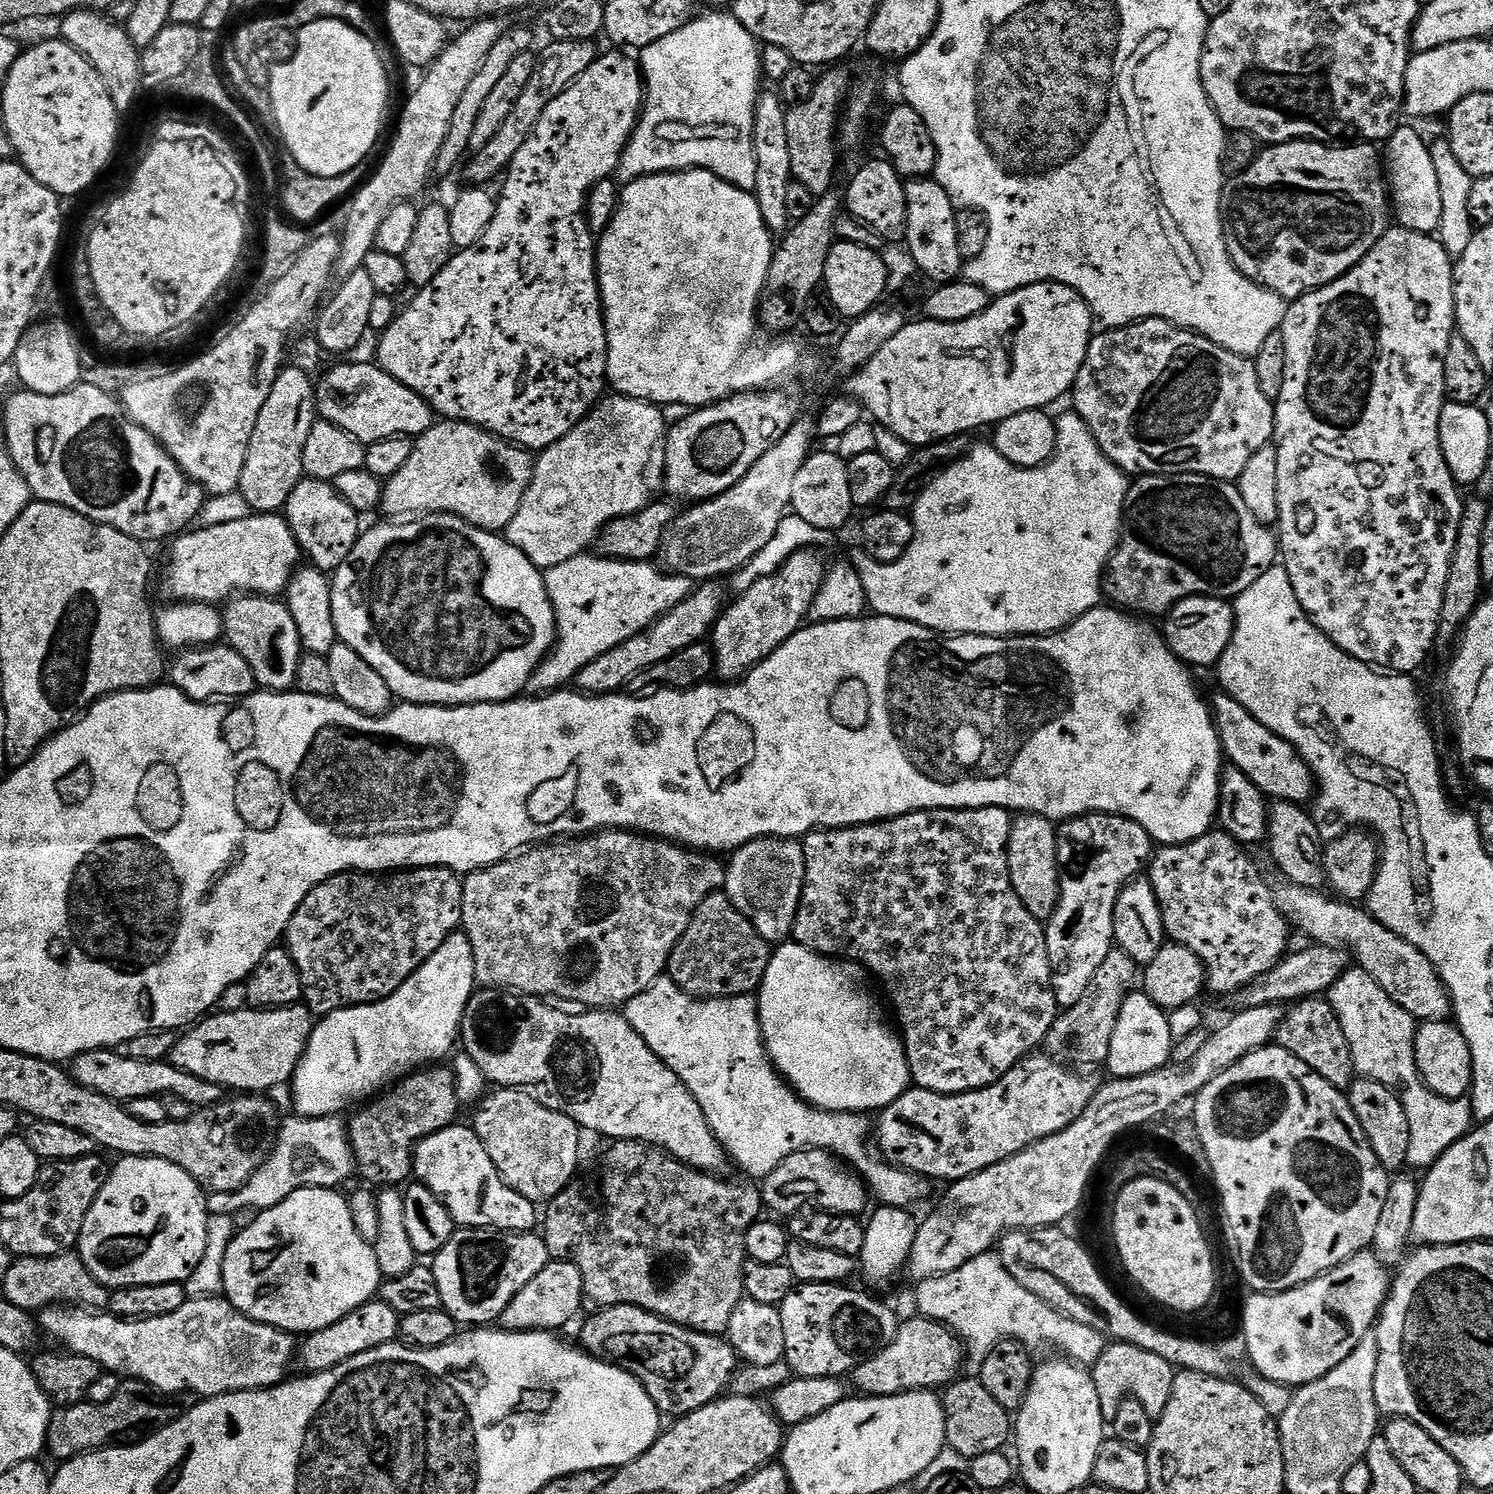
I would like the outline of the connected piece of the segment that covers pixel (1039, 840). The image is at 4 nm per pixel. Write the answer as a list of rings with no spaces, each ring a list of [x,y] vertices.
[[[1020,814],[1013,819],[1008,839],[1008,869],[1014,894],[1022,898],[1022,906],[1041,922],[1051,920],[1060,901],[1061,866],[1058,858],[1058,828],[1045,816]]]

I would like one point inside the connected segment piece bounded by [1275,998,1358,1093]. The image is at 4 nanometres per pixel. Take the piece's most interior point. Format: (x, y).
(1311, 1030)

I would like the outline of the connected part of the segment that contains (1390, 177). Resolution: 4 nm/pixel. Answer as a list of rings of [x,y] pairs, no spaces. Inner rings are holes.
[[[1401,126],[1386,142],[1382,152],[1382,160],[1386,165],[1386,184],[1390,189],[1390,204],[1394,209],[1394,216],[1398,219],[1399,227],[1409,228],[1411,232],[1439,233],[1442,222],[1441,191],[1438,188],[1438,175],[1434,170],[1434,161],[1431,157],[1429,141],[1424,141],[1412,128]]]

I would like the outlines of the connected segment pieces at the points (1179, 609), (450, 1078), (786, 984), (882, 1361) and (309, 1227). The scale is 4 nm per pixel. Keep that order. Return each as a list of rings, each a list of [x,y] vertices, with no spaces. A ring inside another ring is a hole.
[[[1191,596],[1173,606],[1163,617],[1162,623],[1164,641],[1179,660],[1193,669],[1208,668],[1211,664],[1212,667],[1219,665],[1222,654],[1226,654],[1226,646],[1230,646],[1230,638],[1236,629],[1236,609],[1227,599],[1218,596]]]
[[[428,1066],[405,1076],[391,1090],[365,1103],[357,1111],[361,1112],[347,1121],[354,1168],[364,1179],[361,1181],[372,1186],[403,1185],[413,1175],[412,1156],[416,1145],[430,1134],[457,1123],[460,1096],[456,1093],[456,1076],[450,1069],[440,1067],[444,1066]]]
[[[784,942],[773,951],[758,989],[760,1030],[773,1067],[800,1099],[827,1112],[876,1114],[910,1087],[904,1041],[897,1029],[888,1025],[868,980],[870,973],[853,960],[824,956],[801,944]]]
[[[919,1314],[913,1315],[913,1320],[908,1320],[897,1327],[892,1343],[878,1350],[866,1362],[862,1362],[850,1373],[850,1384],[857,1393],[865,1396],[893,1396],[903,1392],[919,1392],[921,1390],[940,1390],[952,1383],[961,1375],[960,1363],[966,1360],[966,1349],[960,1343],[960,1338],[951,1332],[944,1324],[936,1320],[928,1320]]]
[[[335,1188],[294,1190],[278,1206],[263,1209],[246,1229],[237,1231],[226,1250],[223,1295],[251,1320],[269,1324],[282,1332],[311,1334],[338,1322],[350,1310],[377,1295],[382,1283],[376,1250],[365,1242],[350,1218],[345,1193]]]

